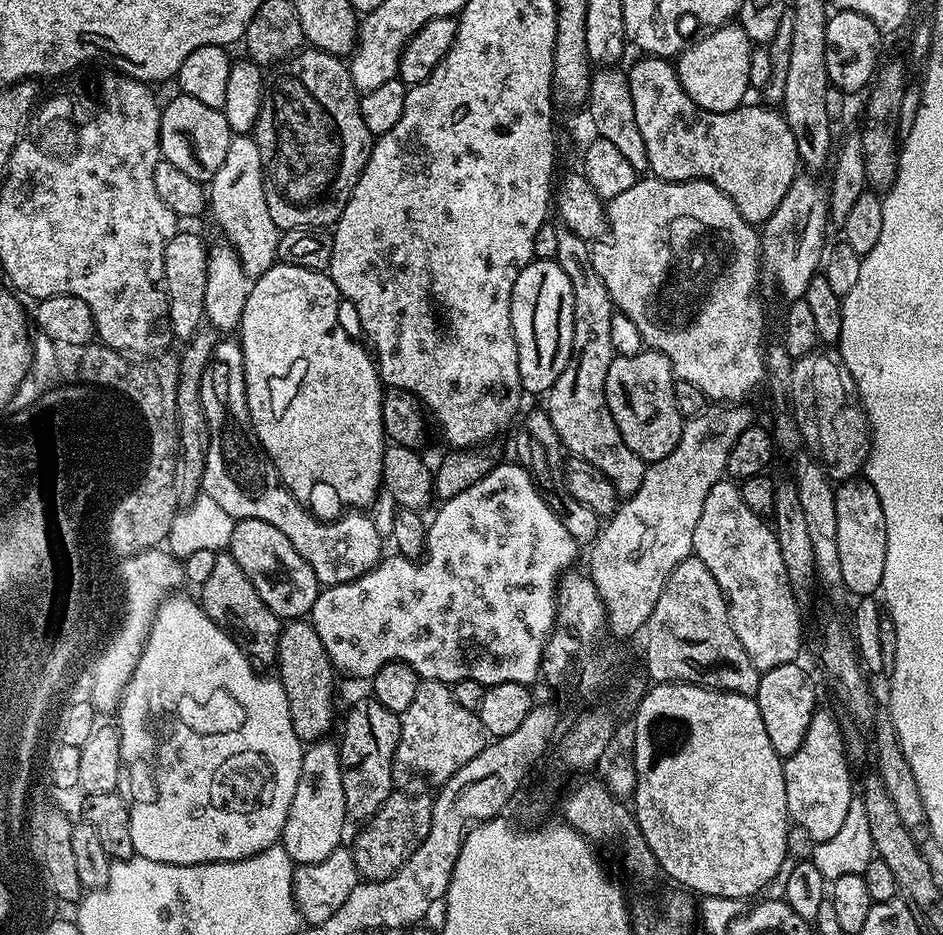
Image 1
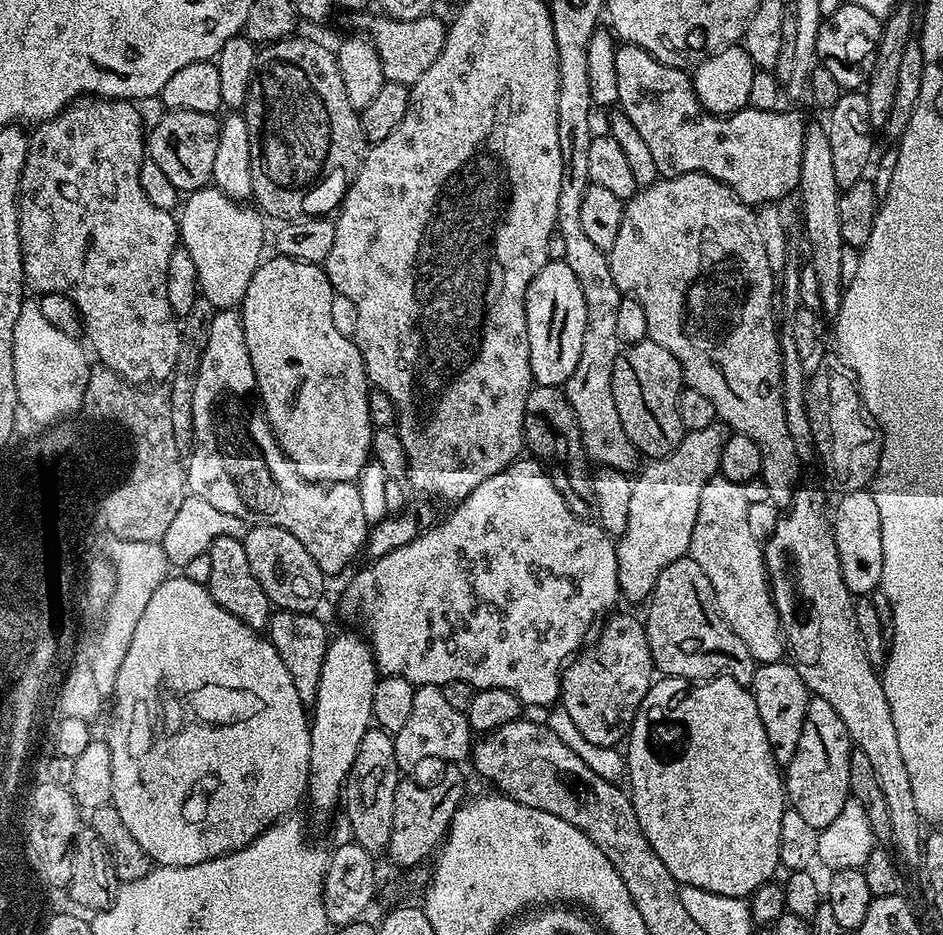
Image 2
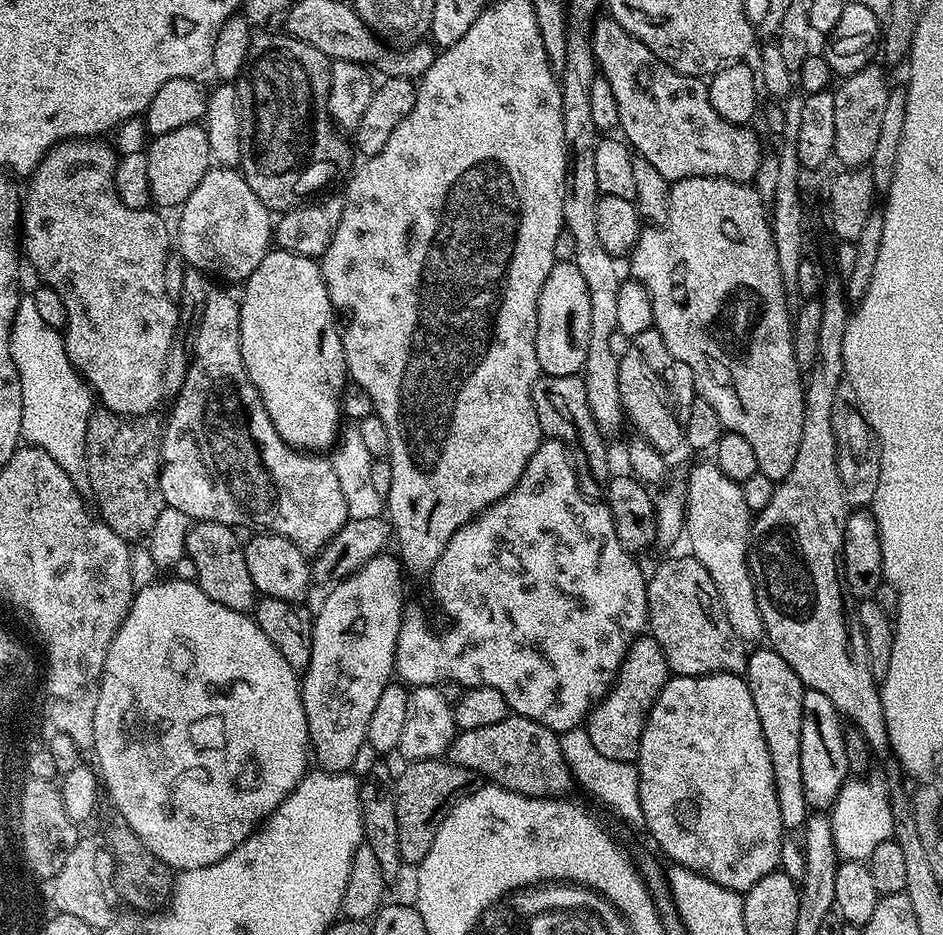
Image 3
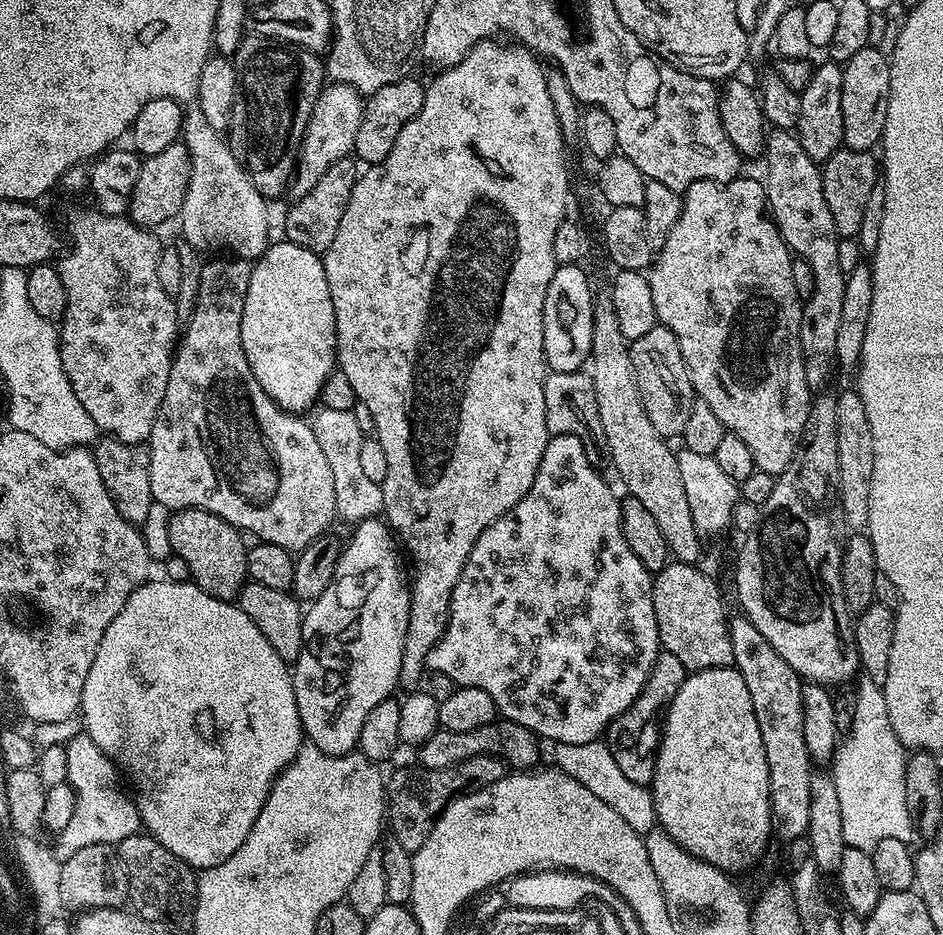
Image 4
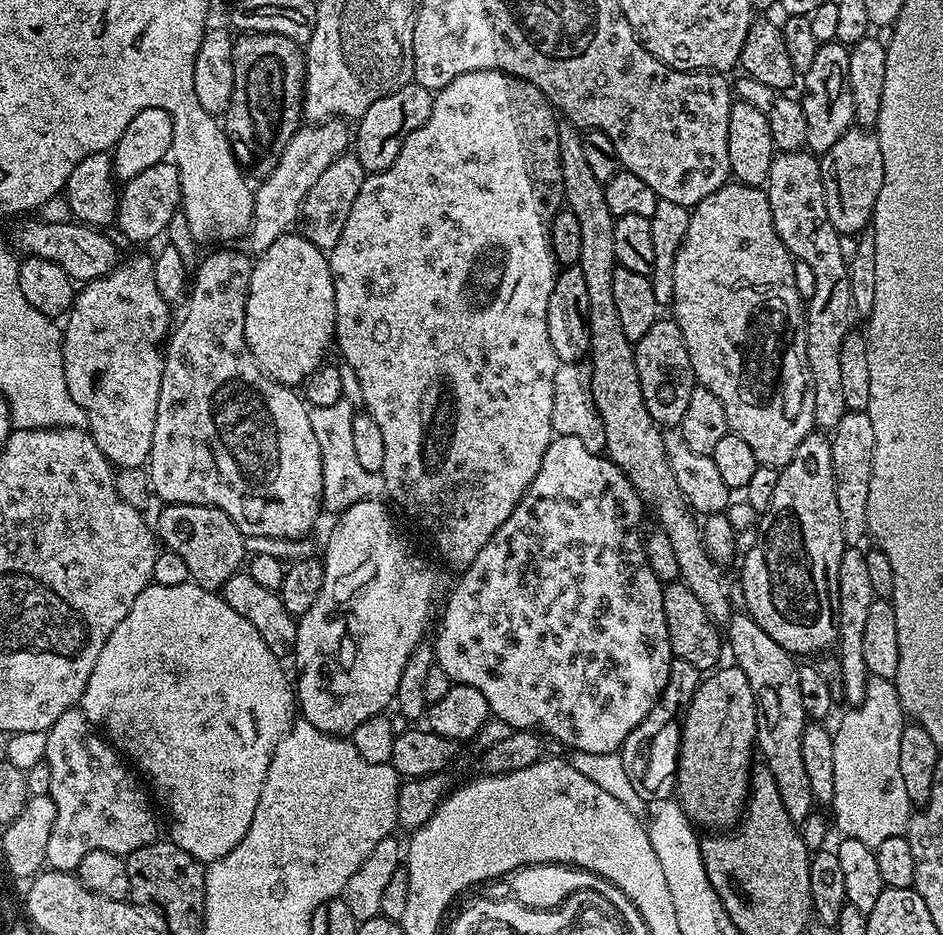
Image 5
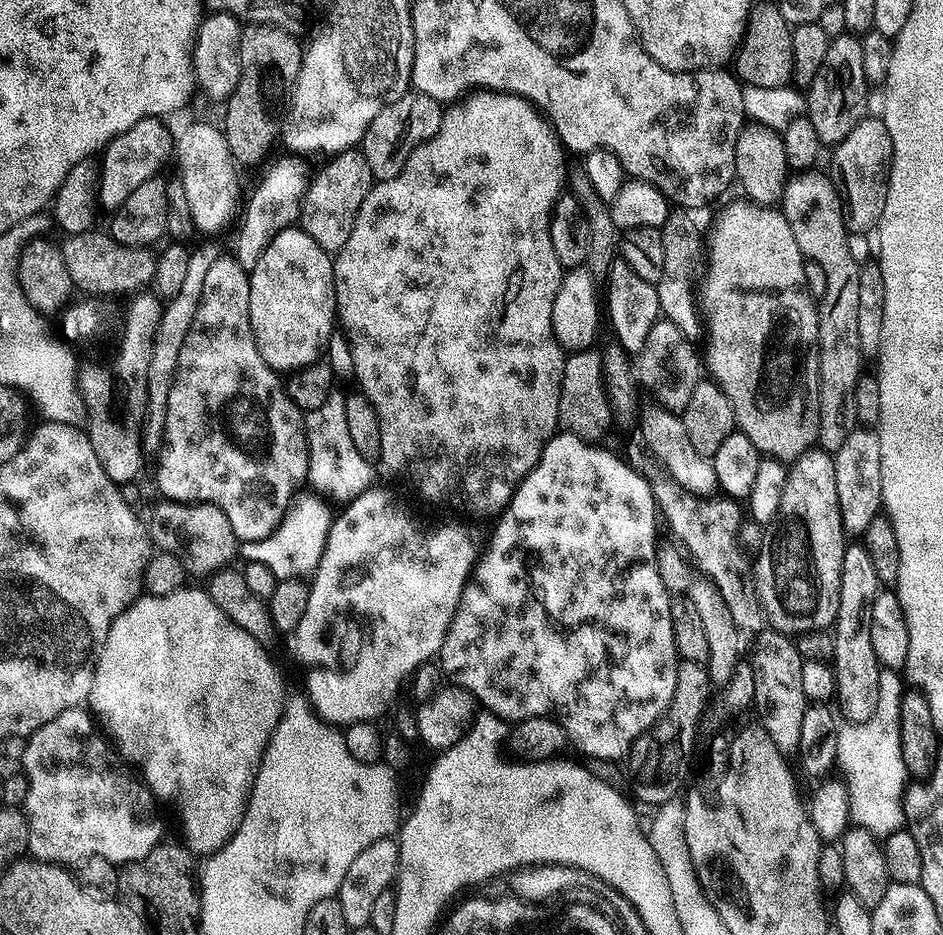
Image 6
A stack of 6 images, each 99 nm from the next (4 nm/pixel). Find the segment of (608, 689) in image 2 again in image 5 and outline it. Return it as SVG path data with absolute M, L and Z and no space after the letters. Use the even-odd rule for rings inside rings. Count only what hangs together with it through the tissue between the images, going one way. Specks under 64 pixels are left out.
M673 659L670 666L670 678L666 682L664 692L660 695L656 707L650 710L650 714L646 714L646 718L642 718L639 726L630 730L630 734L626 734L626 738L622 742L619 756L622 765L625 766L626 778L642 799L647 802L667 800L673 795L676 765L672 762L660 764L659 740L663 738L664 731L668 728L677 727L682 713L692 701L693 694L698 690L701 679L701 669L690 666L690 662Z

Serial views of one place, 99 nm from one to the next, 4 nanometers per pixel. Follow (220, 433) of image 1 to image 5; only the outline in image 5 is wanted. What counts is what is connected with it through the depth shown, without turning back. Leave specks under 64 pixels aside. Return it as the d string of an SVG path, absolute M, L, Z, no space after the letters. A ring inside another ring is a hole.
M224 246L219 250L209 251L212 253L201 259L194 273L194 281L190 286L190 295L186 300L188 309L185 310L180 325L177 328L175 325L174 331L167 341L162 386L158 394L158 410L154 422L154 442L150 446L146 465L150 488L153 493L161 497L165 504L208 504L211 508L222 510L236 523L238 530L245 536L268 535L273 540L304 536L315 526L320 514L322 515L322 454L318 450L318 438L314 438L314 430L310 426L309 405L302 399L301 393L293 390L287 384L279 384L277 380L260 371L254 354L250 354L248 343L246 343L244 319L248 301L248 283L254 260L247 251L244 251L245 253L235 252L232 248L235 247Z

